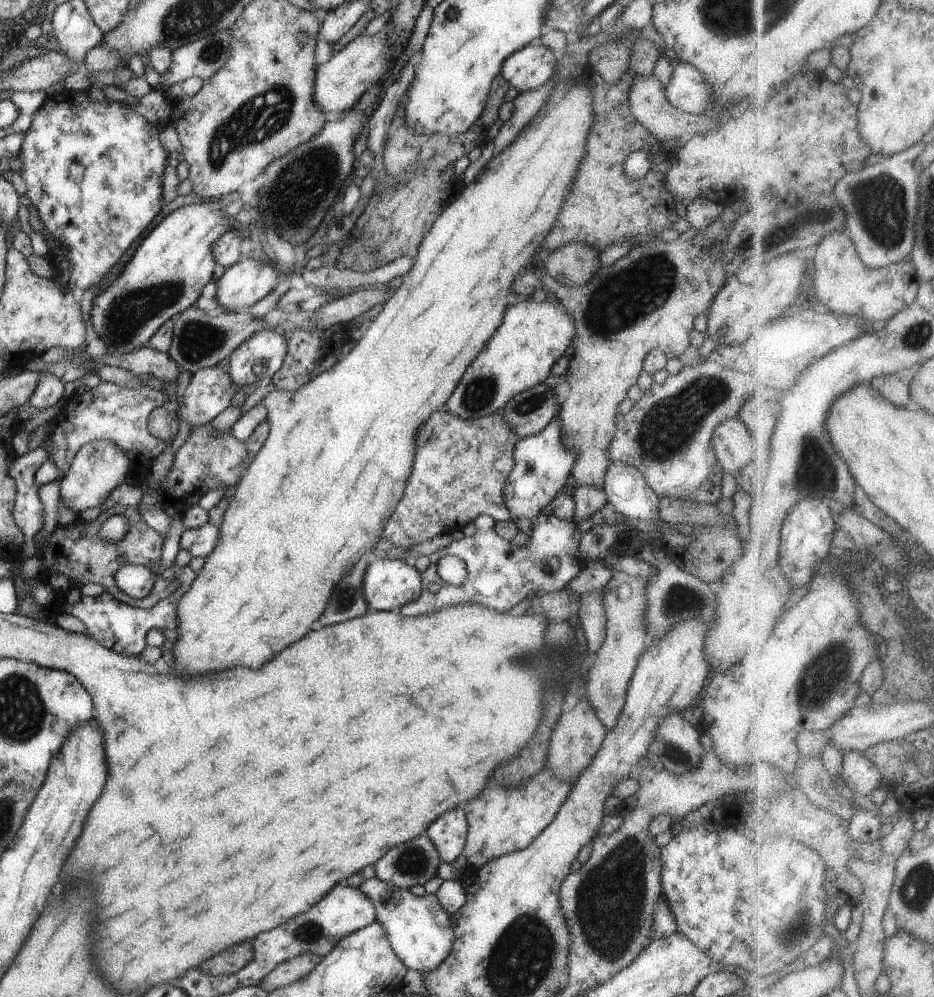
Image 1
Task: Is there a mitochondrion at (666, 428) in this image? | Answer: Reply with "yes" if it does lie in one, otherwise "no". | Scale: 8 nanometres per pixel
yes

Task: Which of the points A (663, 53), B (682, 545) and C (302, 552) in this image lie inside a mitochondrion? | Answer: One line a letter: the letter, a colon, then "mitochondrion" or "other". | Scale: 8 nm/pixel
A: other
B: other
C: other

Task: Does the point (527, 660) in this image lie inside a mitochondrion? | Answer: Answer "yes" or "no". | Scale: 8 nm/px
yes

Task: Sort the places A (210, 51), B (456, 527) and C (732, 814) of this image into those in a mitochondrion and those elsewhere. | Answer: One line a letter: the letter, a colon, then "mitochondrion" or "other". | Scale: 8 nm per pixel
A: mitochondrion
B: other
C: other

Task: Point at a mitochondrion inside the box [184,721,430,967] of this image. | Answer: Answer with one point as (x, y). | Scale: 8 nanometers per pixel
(306, 934)

